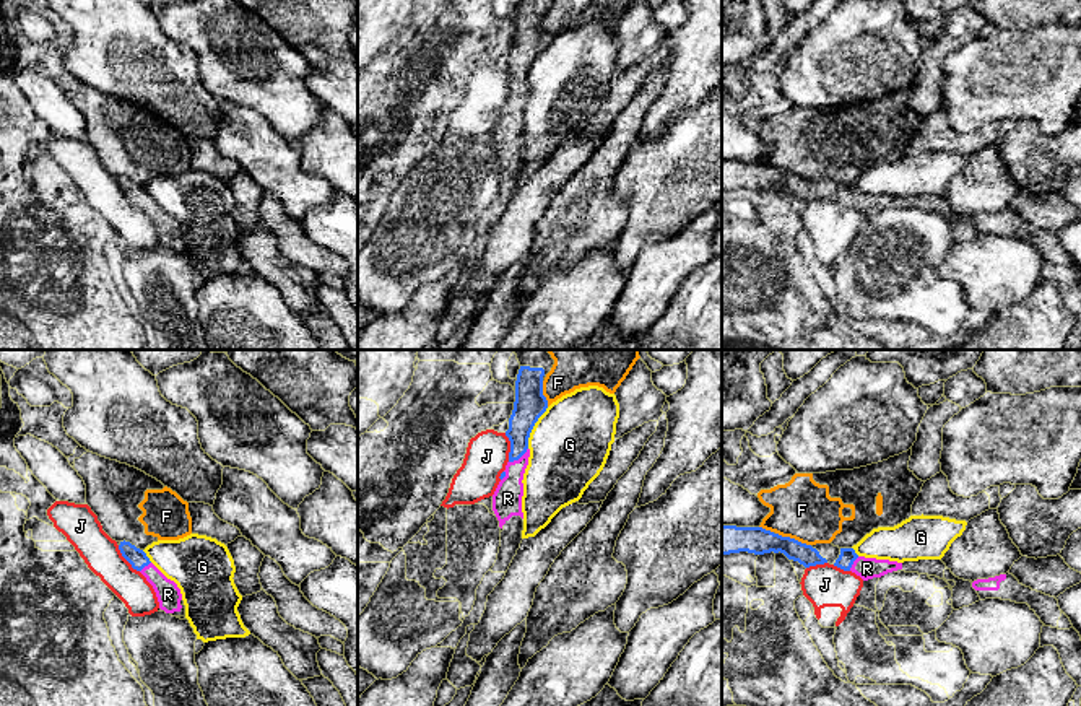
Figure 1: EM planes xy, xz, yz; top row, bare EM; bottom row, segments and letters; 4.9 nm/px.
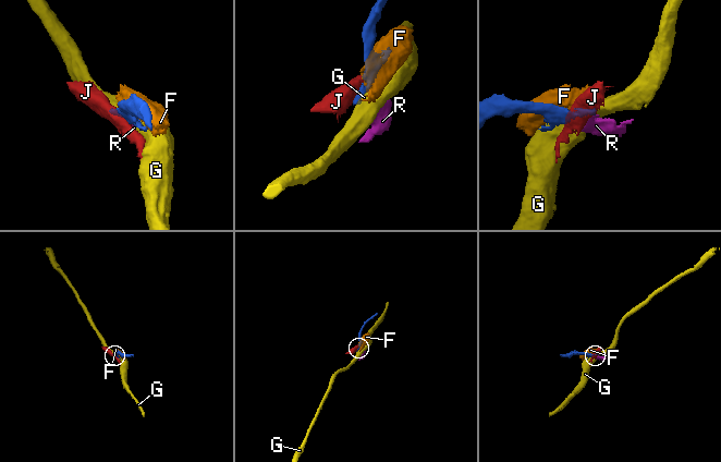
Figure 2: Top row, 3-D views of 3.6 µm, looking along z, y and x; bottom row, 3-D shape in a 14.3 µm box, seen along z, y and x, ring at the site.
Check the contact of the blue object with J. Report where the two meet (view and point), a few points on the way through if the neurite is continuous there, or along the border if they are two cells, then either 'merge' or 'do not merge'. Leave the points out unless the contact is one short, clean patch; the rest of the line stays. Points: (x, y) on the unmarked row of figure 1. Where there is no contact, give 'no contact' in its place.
meets blue in xy at (125, 194); do not merge

